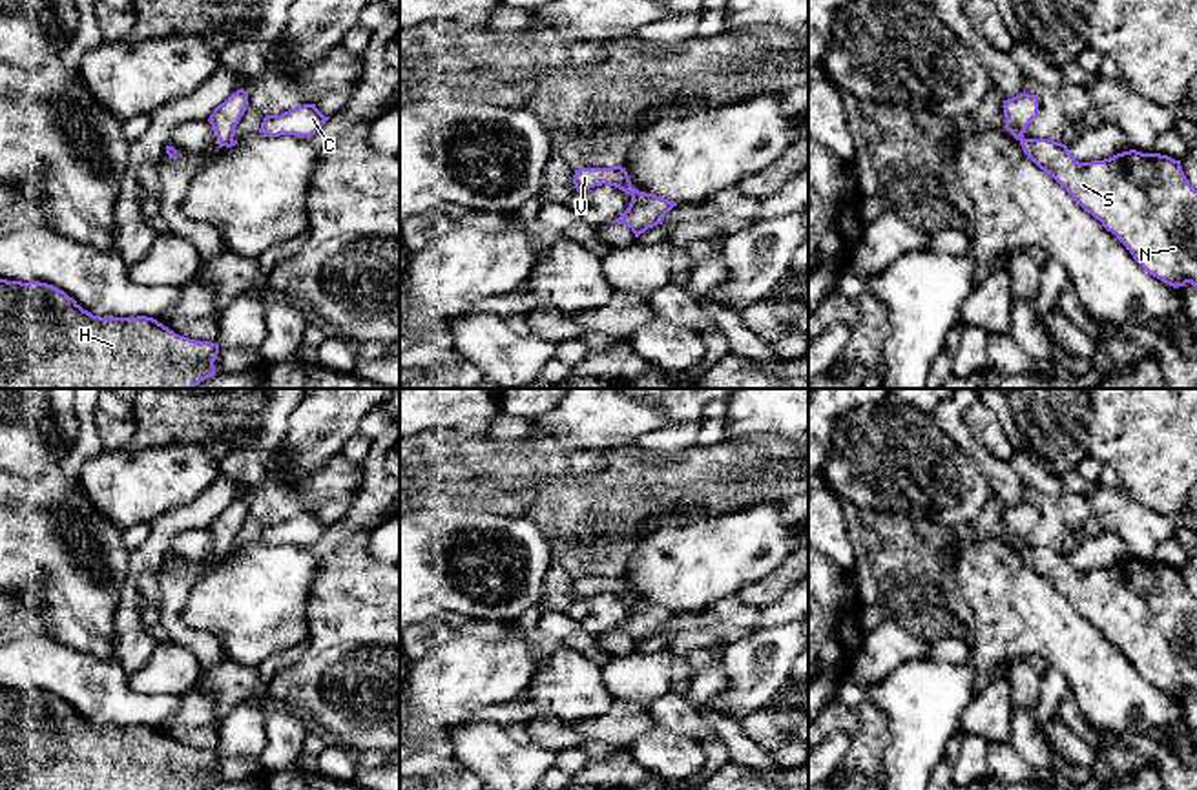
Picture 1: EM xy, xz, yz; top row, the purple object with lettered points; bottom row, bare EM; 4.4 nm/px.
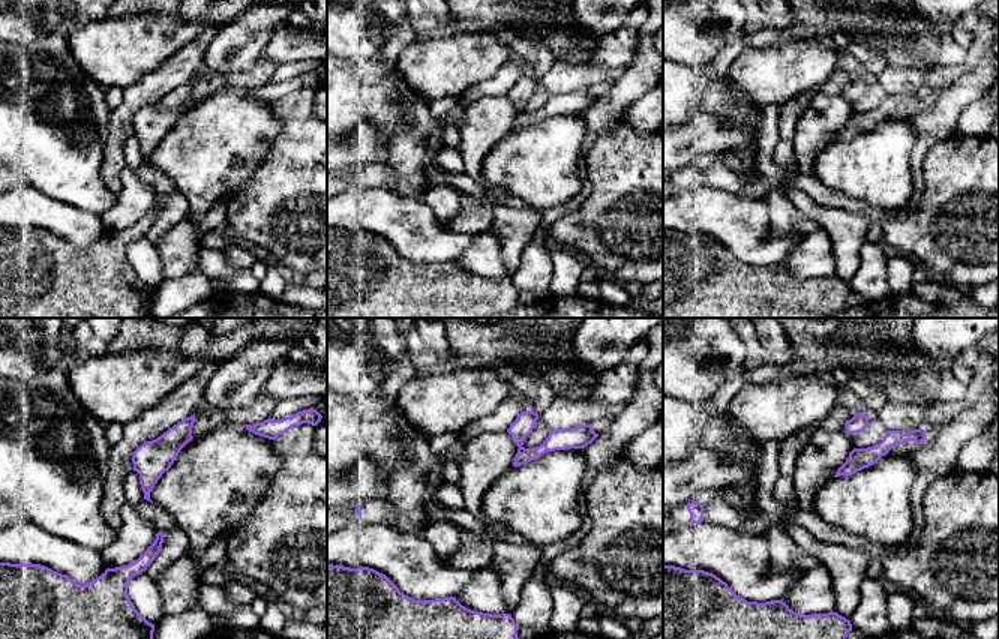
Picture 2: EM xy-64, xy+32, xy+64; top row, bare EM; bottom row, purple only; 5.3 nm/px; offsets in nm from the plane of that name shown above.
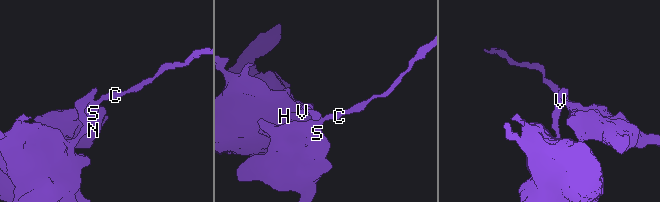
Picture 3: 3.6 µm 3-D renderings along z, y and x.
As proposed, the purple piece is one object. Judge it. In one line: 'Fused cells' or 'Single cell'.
Fused cells

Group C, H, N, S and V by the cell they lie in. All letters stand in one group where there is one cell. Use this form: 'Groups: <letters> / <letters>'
Groups: C N S / H V

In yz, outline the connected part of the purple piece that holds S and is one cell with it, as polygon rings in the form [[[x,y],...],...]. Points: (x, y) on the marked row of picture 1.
[[[1022,139],[1020,146],[1088,213],[1115,234],[1150,275],[1173,288],[1186,283],[1197,286],[1197,190],[1186,179],[1181,161],[1129,150],[1104,161],[1078,162],[1062,142]]]

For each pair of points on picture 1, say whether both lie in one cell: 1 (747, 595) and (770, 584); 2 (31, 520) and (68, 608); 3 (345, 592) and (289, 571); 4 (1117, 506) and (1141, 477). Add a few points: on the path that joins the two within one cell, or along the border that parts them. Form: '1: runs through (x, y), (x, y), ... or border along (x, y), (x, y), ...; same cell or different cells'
1: runs through (752, 595), (765, 590); same cell
2: runs through (50, 542), (66, 559), (68, 586); same cell
3: border along (322, 566), (307, 623); different cells
4: border along (1123, 486), (1144, 506), (1165, 515); different cells

